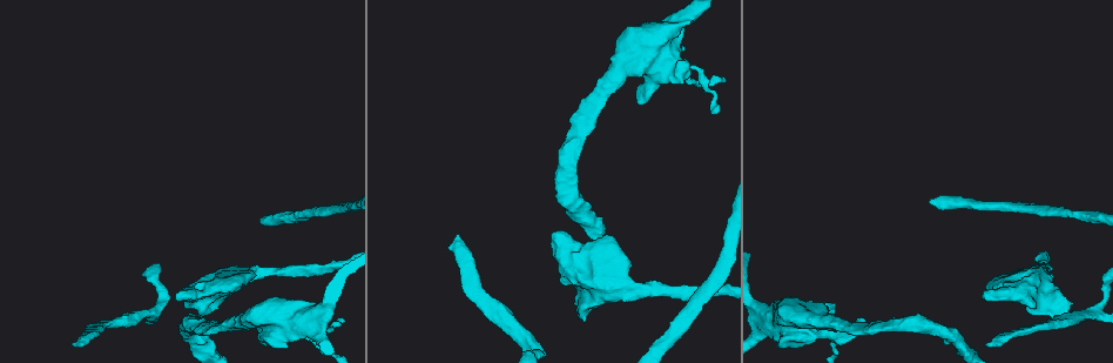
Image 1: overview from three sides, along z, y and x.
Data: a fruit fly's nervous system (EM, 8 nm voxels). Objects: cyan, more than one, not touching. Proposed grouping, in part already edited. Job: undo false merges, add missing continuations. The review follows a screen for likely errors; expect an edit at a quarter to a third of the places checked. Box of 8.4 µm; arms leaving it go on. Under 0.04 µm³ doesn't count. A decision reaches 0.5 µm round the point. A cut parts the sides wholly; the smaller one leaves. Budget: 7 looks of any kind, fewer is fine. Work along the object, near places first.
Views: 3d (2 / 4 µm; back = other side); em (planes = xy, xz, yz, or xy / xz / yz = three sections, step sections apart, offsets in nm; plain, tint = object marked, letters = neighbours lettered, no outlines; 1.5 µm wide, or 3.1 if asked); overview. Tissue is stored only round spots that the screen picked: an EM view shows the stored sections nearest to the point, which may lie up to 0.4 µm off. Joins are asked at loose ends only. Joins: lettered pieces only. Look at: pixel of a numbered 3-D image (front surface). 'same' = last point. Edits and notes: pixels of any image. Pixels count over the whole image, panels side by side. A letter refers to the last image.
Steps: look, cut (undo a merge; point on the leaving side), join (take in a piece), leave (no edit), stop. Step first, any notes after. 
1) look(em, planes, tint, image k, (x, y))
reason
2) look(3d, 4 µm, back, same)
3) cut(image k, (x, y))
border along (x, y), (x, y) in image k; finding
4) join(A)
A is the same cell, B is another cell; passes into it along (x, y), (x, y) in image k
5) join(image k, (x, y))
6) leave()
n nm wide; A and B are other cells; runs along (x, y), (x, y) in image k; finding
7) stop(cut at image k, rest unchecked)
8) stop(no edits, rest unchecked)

look(em, xz, step 4, tint, image 1, (529, 340))
sharp bend

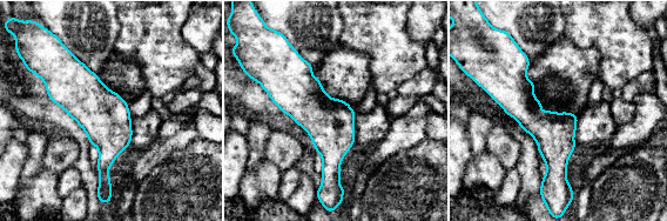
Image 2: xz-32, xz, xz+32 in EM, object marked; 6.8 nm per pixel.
look(em, planes, letters, same)
another direction

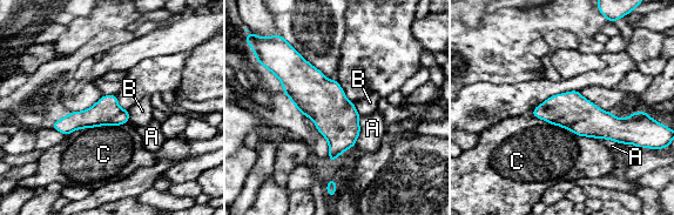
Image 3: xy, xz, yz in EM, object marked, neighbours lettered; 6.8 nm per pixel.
leave()
C touches over 500 nm; A, B and C are other cells; border along (531, 114), (575, 134), (598, 139) in image 3; one neuron here

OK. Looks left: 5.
look(3d, 4 µm, image 1, (635, 286))
thick turns thin

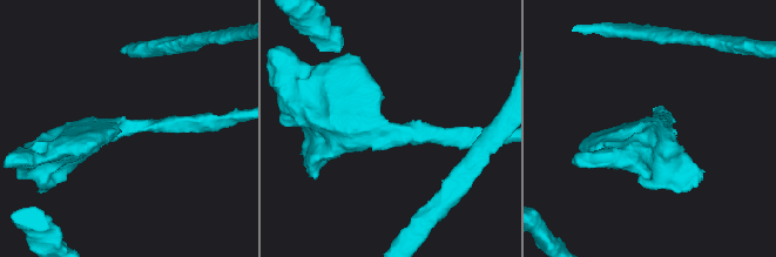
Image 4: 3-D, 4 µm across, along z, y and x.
look(em, xz, step 8, tint, image 4, (123, 127))
arms of 200, 480 nm; shape alone is not enough

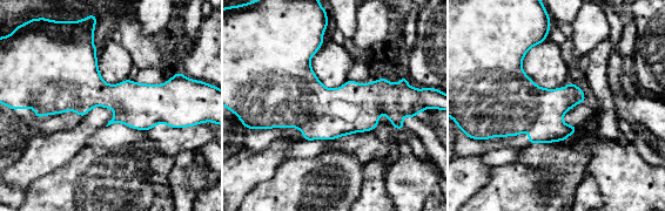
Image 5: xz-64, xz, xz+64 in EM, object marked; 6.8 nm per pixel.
look(em, planes, letters, same)
another direction

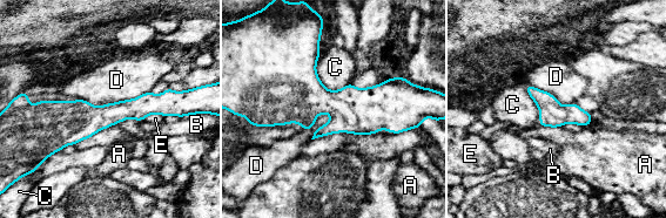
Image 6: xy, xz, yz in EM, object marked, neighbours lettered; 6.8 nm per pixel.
leave()
180 nm wide; A, B, C, D and E are other cells; continuous, no second neuron

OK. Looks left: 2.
stop(no edits, rest unchecked)

